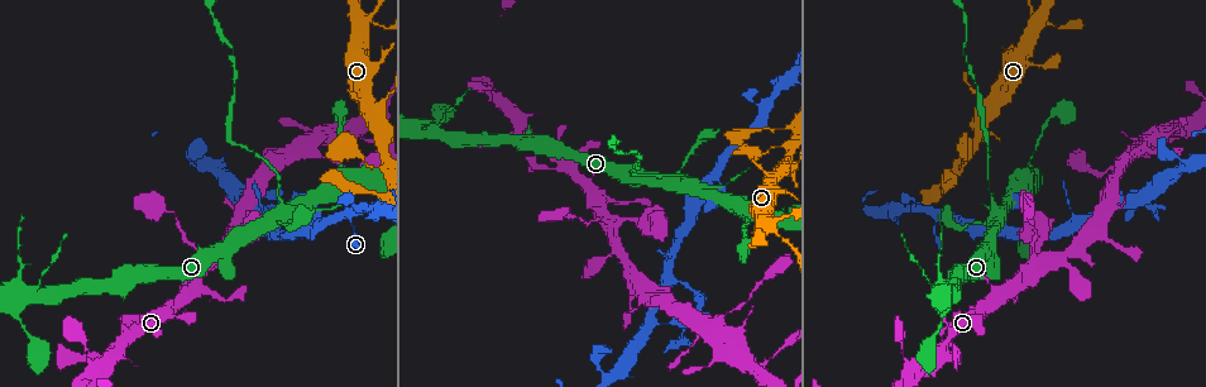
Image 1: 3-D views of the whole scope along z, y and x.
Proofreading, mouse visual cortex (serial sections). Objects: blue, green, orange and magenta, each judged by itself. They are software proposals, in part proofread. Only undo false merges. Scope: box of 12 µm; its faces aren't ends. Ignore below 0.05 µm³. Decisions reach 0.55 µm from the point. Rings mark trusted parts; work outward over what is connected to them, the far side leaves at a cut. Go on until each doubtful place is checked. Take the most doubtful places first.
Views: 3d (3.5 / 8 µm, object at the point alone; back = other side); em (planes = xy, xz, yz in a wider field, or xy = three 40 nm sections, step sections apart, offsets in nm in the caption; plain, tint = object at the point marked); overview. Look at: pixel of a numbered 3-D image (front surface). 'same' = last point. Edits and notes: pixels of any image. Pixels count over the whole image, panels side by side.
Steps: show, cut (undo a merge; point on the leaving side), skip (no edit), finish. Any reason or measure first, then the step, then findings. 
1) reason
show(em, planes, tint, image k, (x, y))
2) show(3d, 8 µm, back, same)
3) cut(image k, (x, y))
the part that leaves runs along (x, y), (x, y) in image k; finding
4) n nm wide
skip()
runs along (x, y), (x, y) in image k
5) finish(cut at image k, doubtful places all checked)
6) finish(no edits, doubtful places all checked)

thin neck
show(3d, 8 µm, image 1, (679, 176))

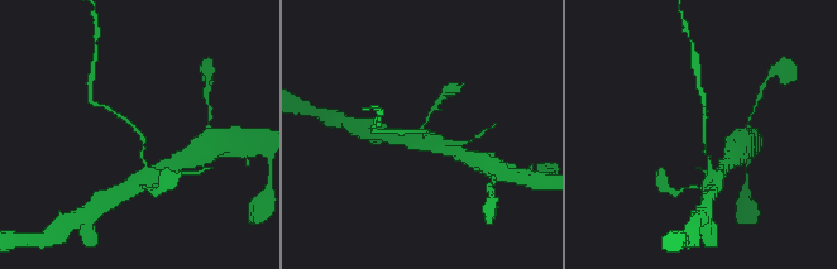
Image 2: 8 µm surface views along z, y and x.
arms of 150, 200 nm; now the EM
show(em, xy, step 2, tint, image 2, (427, 132))

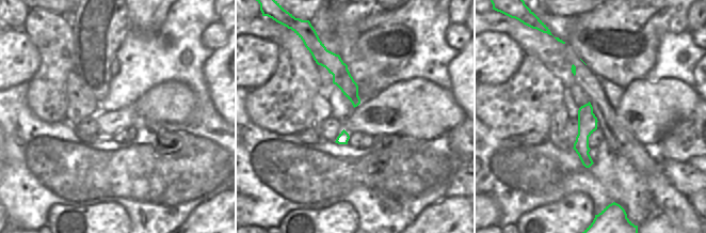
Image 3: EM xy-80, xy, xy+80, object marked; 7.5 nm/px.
cut(image 2, (143, 139))
the part that leaves runs along (144, 161), (142, 137), (119, 115) in image 2; a second cell is stuck on

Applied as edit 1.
show(overview)

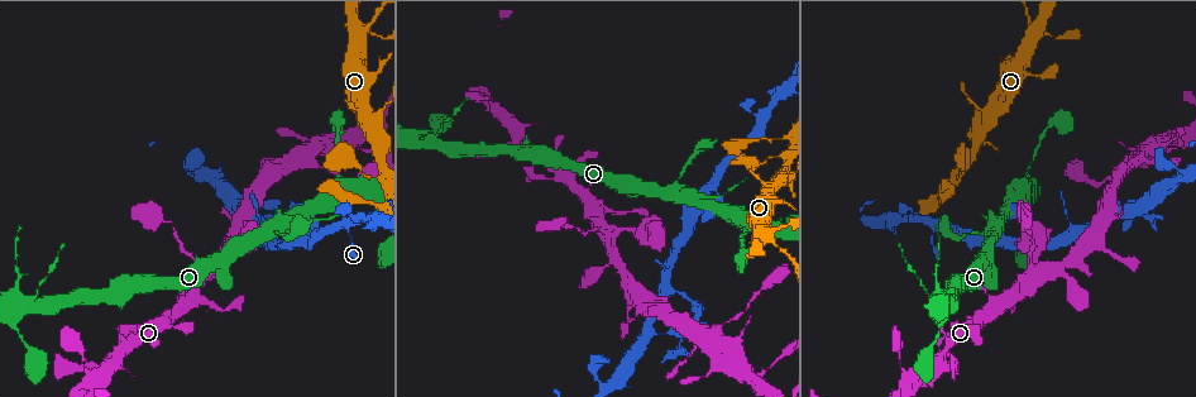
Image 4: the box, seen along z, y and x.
sudden change in width
show(em, xy, step 2, tint, image 4, (929, 221))

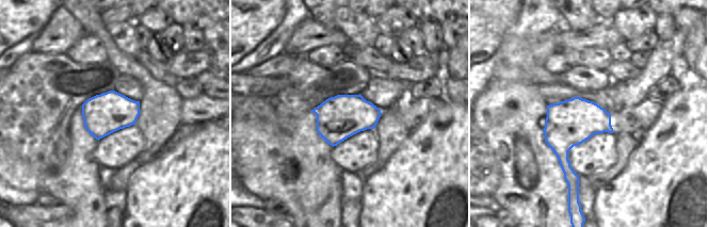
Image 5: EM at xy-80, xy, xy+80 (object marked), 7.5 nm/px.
show(3d, 3.5 µm, same)

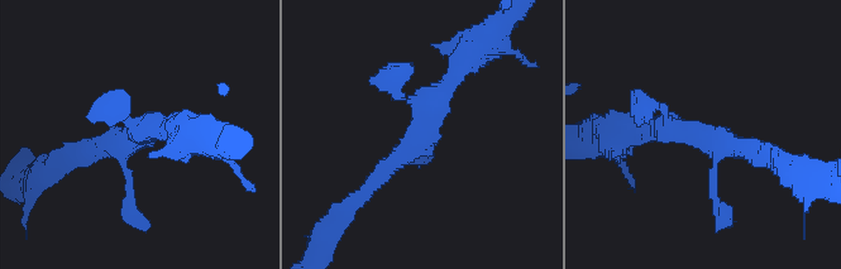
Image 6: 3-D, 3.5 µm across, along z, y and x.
320 nm wide
skip()
runs along (716, 201), (710, 139), (632, 126) in image 6; one cell here

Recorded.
abrupt turn
show(3d, 8 µm, image 4, (678, 334))

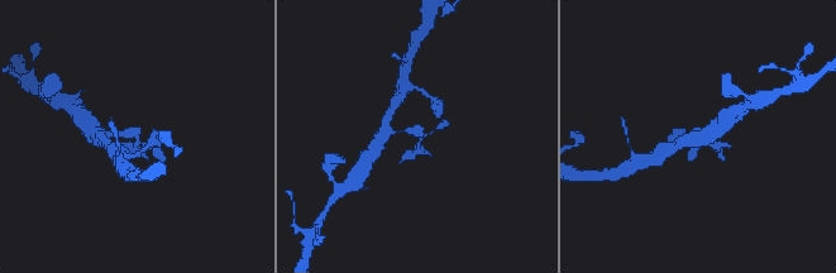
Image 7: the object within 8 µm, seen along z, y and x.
need the tissue
show(em, xy, step 5, tint, image 7, (137, 136))

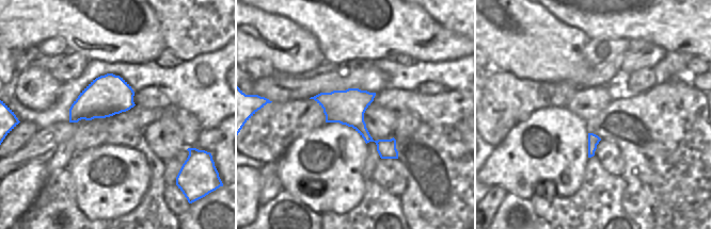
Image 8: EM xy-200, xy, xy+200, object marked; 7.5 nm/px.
skip()
one cell here

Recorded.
finish(cut at image 2, doubtful places all checked)

